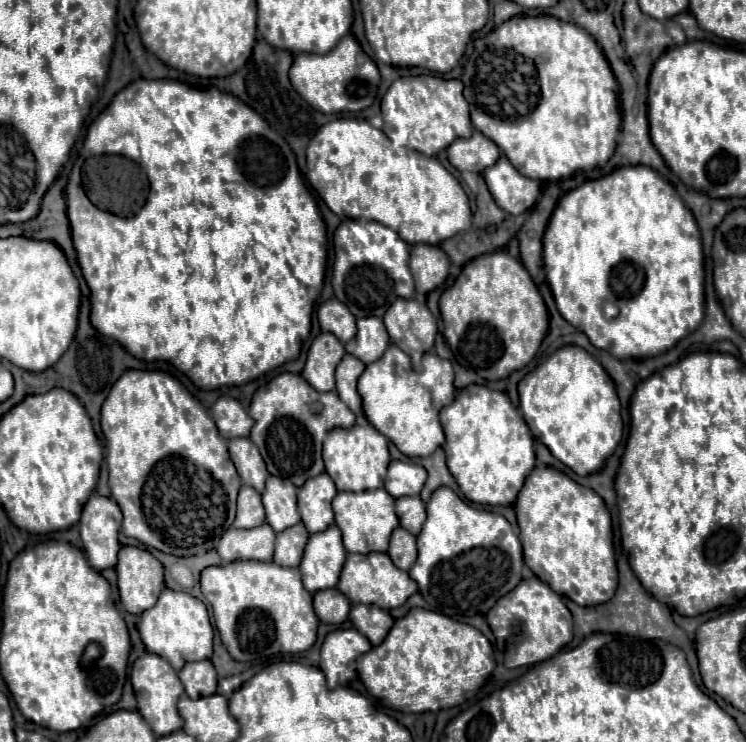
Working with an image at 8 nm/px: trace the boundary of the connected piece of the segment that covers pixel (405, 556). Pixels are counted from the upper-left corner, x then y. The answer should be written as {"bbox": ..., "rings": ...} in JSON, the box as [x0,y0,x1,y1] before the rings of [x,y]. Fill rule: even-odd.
{"bbox":[387,526,417,570],"rings":[[[401,526],[395,528],[393,534],[391,534],[387,554],[389,554],[389,558],[393,558],[395,566],[401,566],[401,570],[409,570],[411,564],[415,562],[415,558],[417,558],[415,536]]]}

